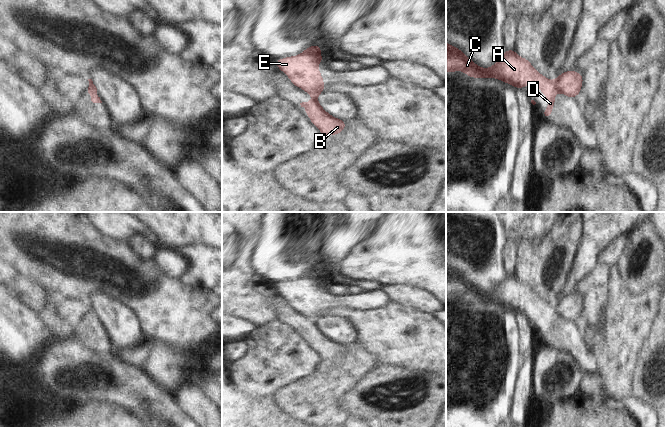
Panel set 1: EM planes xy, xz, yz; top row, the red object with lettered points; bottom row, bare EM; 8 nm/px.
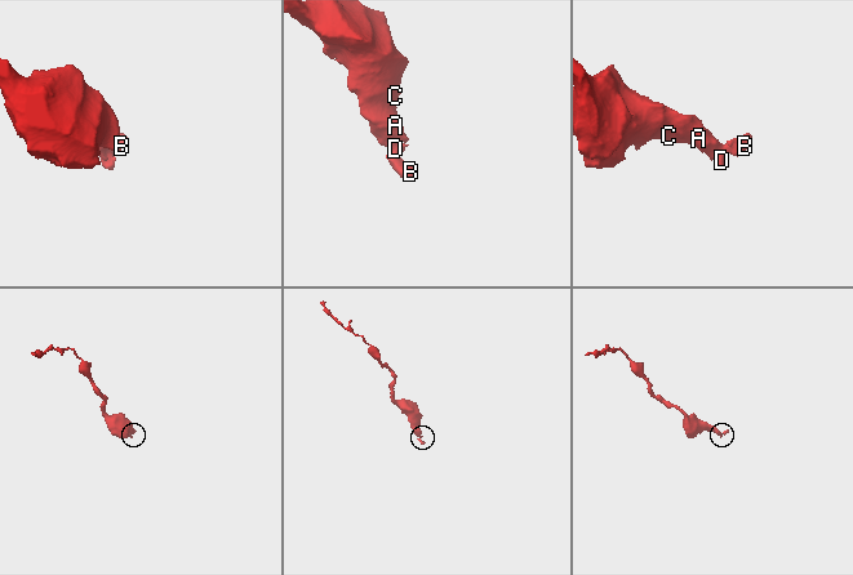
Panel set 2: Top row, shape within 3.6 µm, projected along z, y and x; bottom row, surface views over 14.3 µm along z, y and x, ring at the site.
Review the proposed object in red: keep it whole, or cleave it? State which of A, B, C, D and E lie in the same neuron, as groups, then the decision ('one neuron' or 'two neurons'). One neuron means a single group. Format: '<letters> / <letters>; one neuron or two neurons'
A C D E / B; two neurons

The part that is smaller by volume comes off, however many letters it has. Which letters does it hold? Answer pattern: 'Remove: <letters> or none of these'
Remove: B

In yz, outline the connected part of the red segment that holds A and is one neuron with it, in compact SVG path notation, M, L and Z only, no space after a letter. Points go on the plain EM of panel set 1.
M446 266L446 296L462 295L472 302L496 302L516 312L524 309L539 311L548 322L548 331L543 341L551 342L555 329L555 304L548 304L540 298L528 283L520 281L515 274L506 274L501 282L490 292L482 292L469 283L459 272Z

